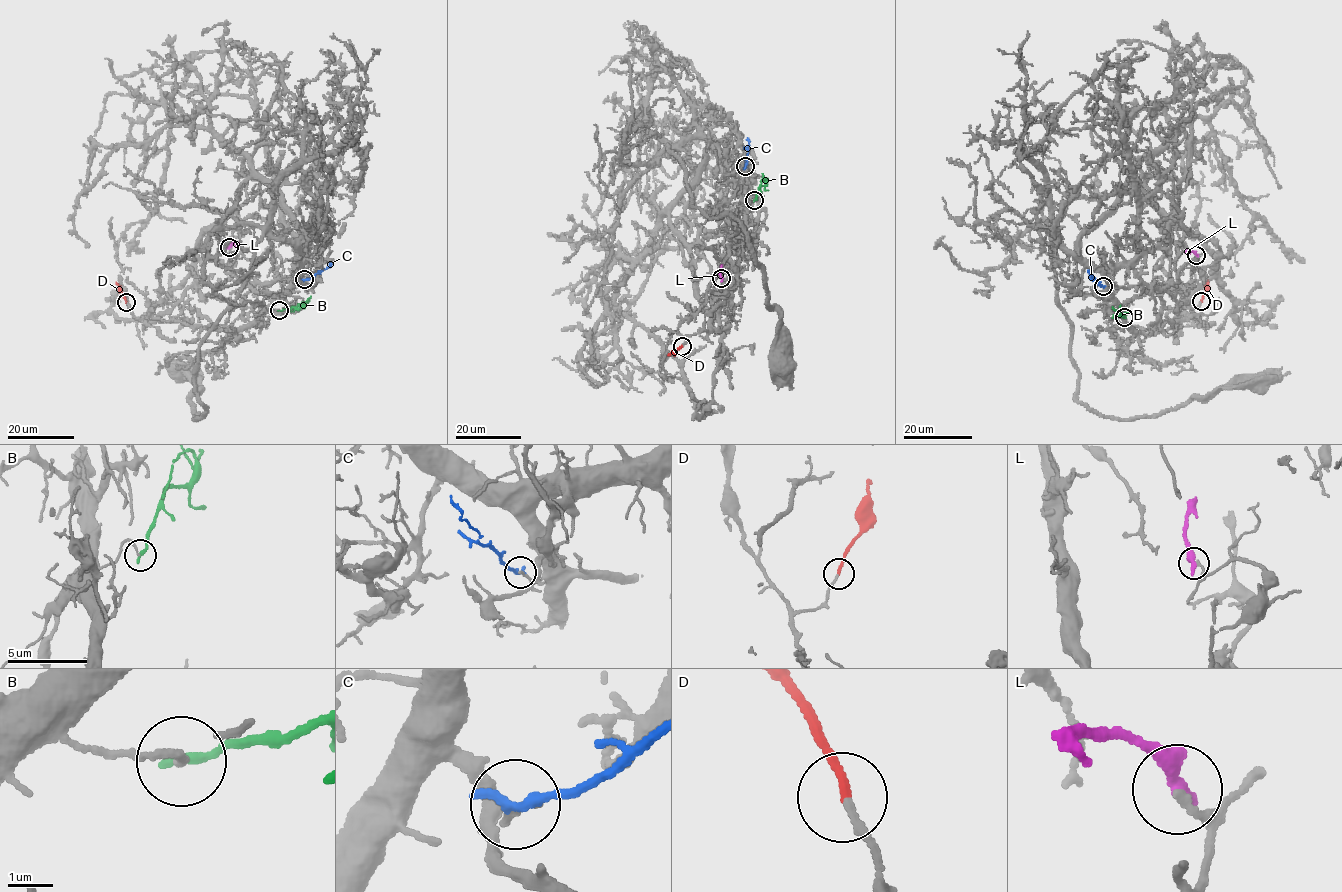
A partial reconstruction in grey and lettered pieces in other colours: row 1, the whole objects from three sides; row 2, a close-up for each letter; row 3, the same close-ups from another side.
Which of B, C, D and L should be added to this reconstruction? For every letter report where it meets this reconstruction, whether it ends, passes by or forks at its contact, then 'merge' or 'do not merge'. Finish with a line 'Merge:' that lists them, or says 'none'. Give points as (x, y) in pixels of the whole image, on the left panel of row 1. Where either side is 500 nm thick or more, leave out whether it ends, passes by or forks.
B: meets grey at (279, 310); it ends there; do not merge
C: meets grey at (304, 279); it ends there; do not merge
D: meets grey at (126, 302); it ends there; merge
L: meets grey at (229, 247); it ends there; do not merge
Merge: D

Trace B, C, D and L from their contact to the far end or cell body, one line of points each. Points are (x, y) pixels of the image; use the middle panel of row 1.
B: (754, 200), (766, 179), (762, 179), (759, 188)
C: (745, 166), (749, 141), (746, 139)
D: (681, 346), (667, 355)
L: (722, 278), (722, 265)

